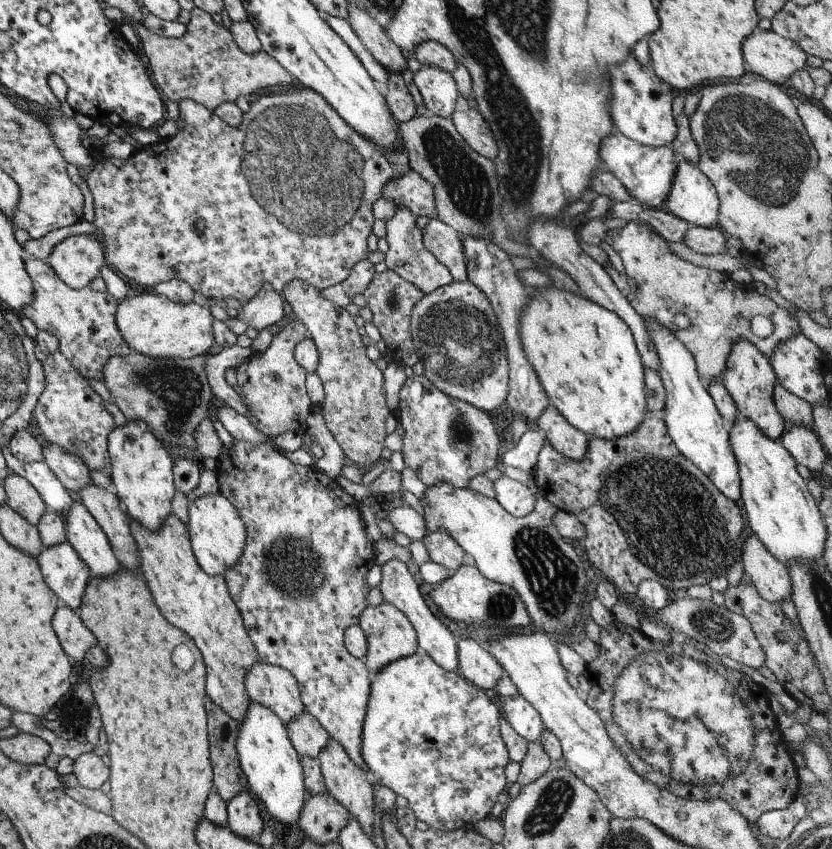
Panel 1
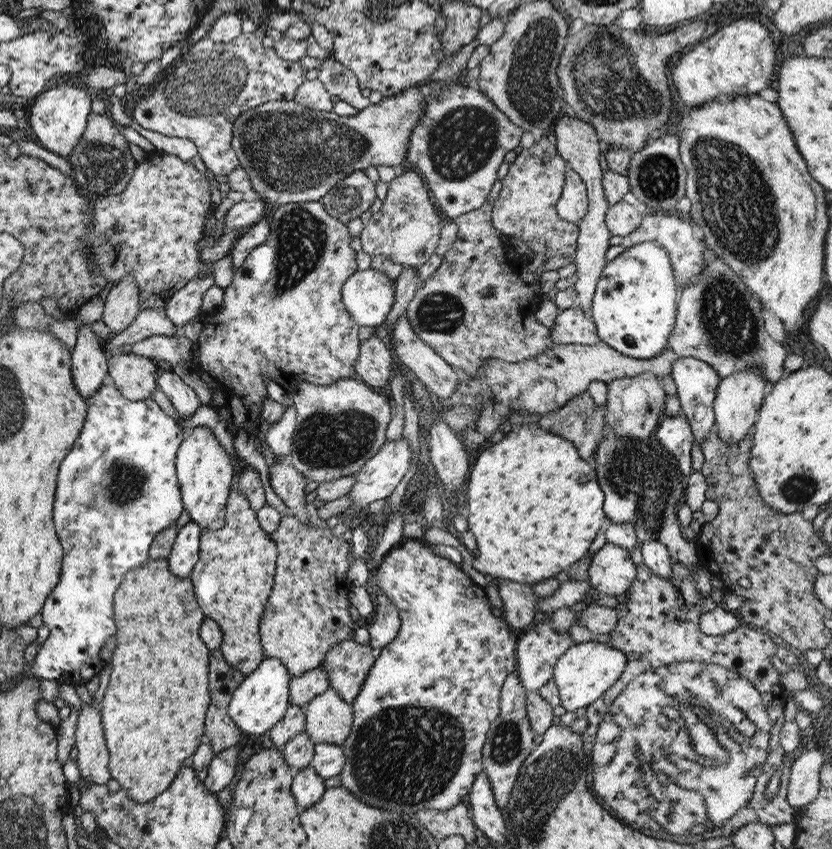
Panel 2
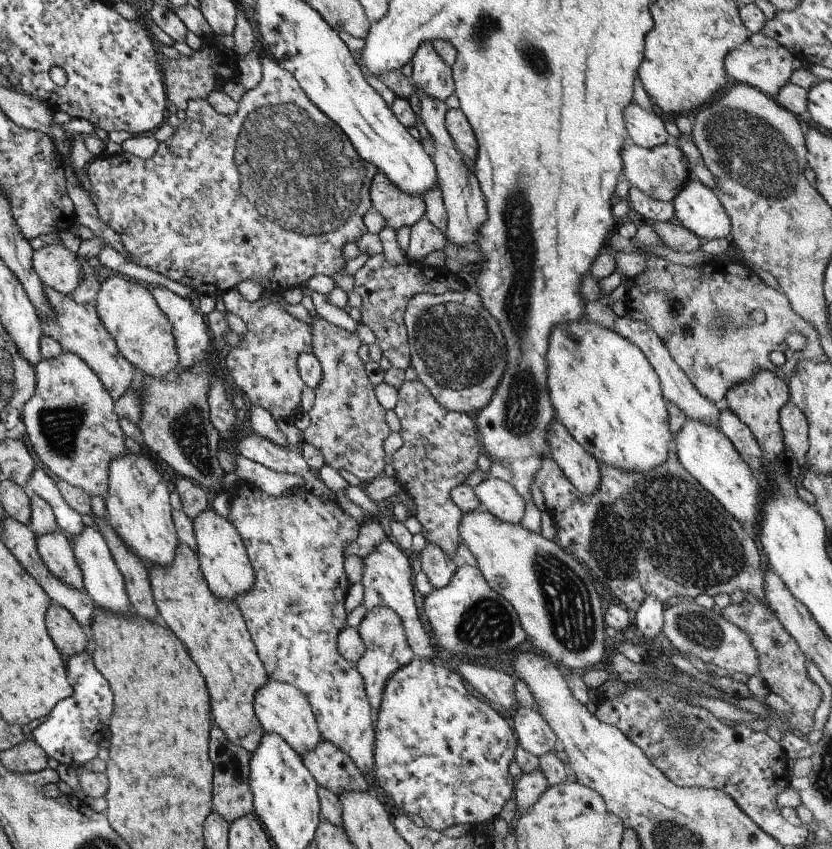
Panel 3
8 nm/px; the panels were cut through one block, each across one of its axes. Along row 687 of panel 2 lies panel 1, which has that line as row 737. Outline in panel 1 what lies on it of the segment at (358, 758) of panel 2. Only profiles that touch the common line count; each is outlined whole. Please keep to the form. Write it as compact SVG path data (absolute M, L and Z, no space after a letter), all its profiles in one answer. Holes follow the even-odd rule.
M416 650L405 658L389 662L387 666L381 668L373 676L370 675L370 677L369 696L361 726L361 760L366 766L366 776L369 782L372 785L383 785L395 795L405 798L416 819L425 822L429 829L434 831L447 832L461 827L473 826L475 821L490 816L489 810L497 801L497 796L508 788L503 770L505 770L505 764L510 761L510 758L499 734L499 718L501 715L499 715L497 707L489 700L489 693L471 685L457 672L443 670L425 652L420 650Z

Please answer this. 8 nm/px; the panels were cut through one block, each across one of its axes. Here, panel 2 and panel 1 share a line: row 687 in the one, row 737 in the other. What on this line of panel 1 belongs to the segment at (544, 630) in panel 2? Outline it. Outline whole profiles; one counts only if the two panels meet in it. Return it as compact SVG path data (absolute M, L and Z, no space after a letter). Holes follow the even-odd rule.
M521 695L505 697L502 709L509 726L519 736L527 742L539 741L544 726L537 711Z

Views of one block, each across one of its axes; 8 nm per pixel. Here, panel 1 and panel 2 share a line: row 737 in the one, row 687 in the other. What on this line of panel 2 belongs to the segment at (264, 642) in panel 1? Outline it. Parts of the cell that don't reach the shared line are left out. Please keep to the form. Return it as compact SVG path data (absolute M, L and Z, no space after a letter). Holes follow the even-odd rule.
M353 638L333 643L320 662L327 674L329 687L337 696L351 704L367 676L374 658L369 645L359 644Z

